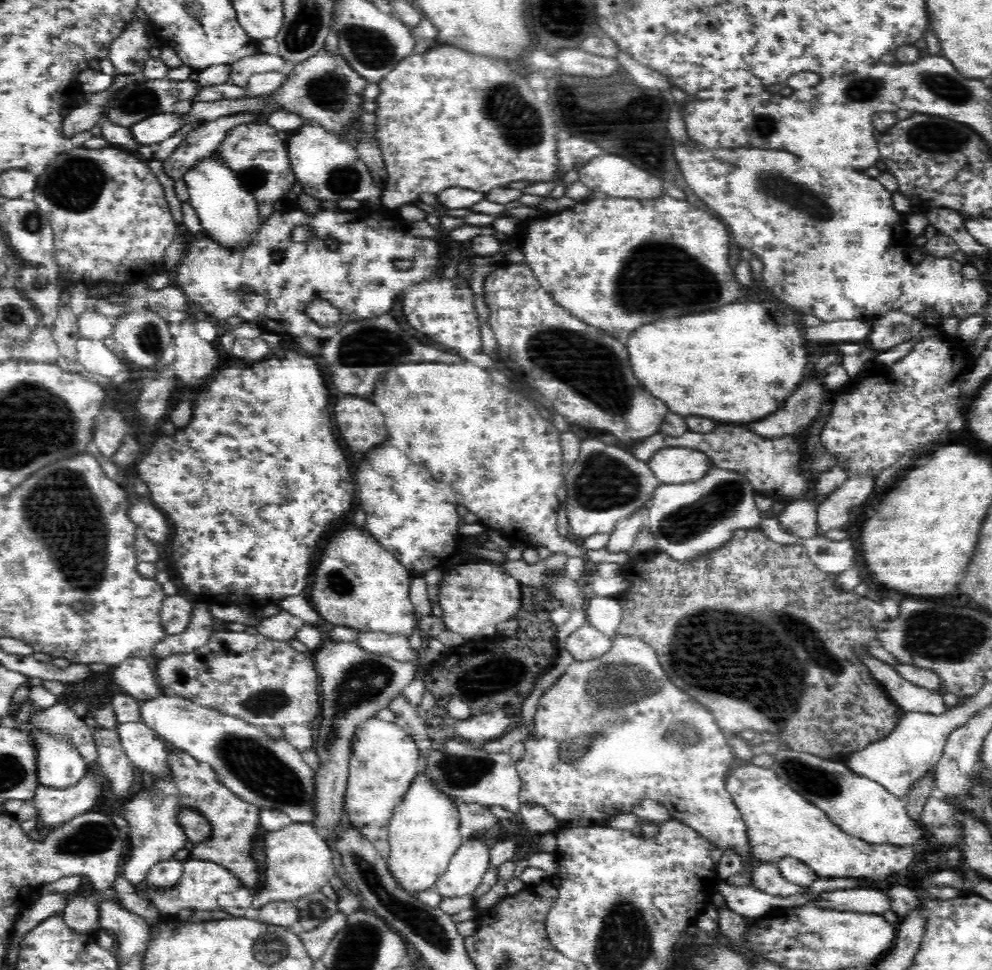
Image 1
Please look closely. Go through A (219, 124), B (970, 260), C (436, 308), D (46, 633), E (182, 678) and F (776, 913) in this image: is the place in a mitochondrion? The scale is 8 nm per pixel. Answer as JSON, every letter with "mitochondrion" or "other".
{"A":"other","B":"other","C":"other","D":"other","E":"other","F":"other"}

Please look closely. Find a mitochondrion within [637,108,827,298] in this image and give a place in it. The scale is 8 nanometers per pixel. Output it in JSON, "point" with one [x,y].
{"point":[767,128]}

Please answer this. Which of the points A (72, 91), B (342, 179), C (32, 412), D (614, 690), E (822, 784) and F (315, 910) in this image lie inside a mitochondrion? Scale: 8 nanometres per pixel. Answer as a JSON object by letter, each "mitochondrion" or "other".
{"A":"other","B":"mitochondrion","C":"mitochondrion","D":"mitochondrion","E":"mitochondrion","F":"mitochondrion"}

